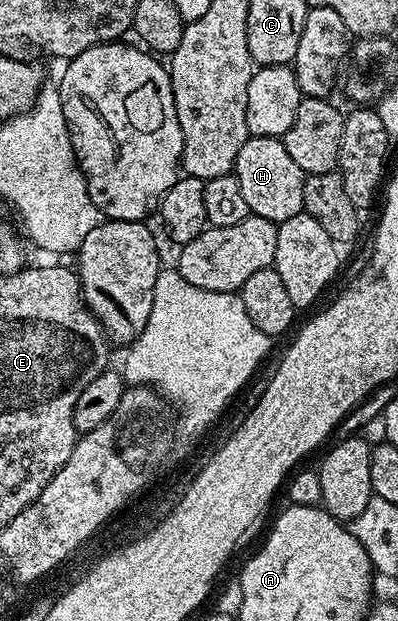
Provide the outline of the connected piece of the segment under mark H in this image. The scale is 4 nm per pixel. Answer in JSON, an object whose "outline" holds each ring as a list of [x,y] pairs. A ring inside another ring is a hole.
{"outline":[[[250,137],[243,143],[235,159],[233,173],[239,179],[239,188],[243,191],[243,200],[247,202],[250,214],[278,223],[299,215],[304,210],[304,183],[306,173],[287,155],[287,147],[280,137]]]}

